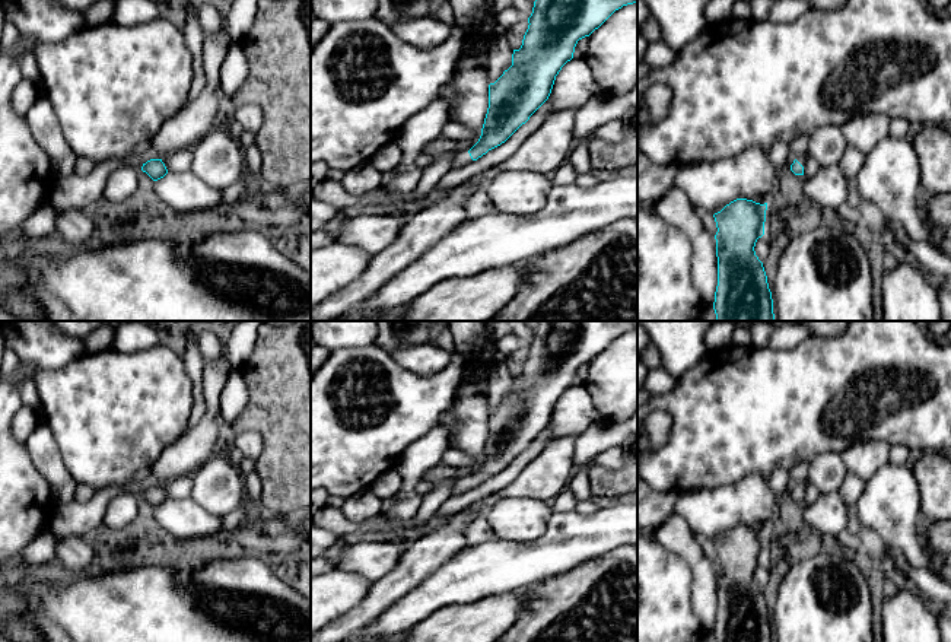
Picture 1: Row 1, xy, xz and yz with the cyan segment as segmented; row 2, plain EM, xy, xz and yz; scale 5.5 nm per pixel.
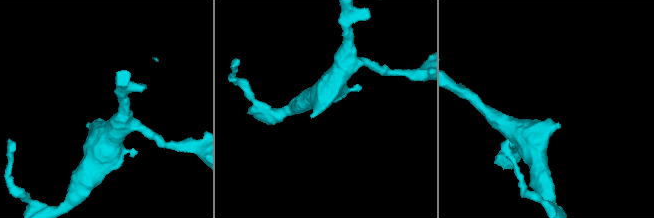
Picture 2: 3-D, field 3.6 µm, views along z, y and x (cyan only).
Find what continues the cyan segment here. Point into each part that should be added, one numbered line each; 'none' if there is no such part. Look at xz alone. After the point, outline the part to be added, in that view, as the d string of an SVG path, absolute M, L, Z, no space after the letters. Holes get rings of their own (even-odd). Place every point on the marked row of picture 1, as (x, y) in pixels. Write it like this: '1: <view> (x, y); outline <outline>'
1: xz (463, 158); outline M461 150L455 155L454 160L452 160L452 168L462 168L465 165L468 165L470 162L473 162L468 150Z

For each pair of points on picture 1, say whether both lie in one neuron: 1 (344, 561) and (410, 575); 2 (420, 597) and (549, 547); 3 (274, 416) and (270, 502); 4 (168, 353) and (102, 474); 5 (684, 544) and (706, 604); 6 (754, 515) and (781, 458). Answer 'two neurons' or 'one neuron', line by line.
1: two neurons
2: one neuron
3: one neuron
4: one neuron
5: one neuron
6: two neurons

